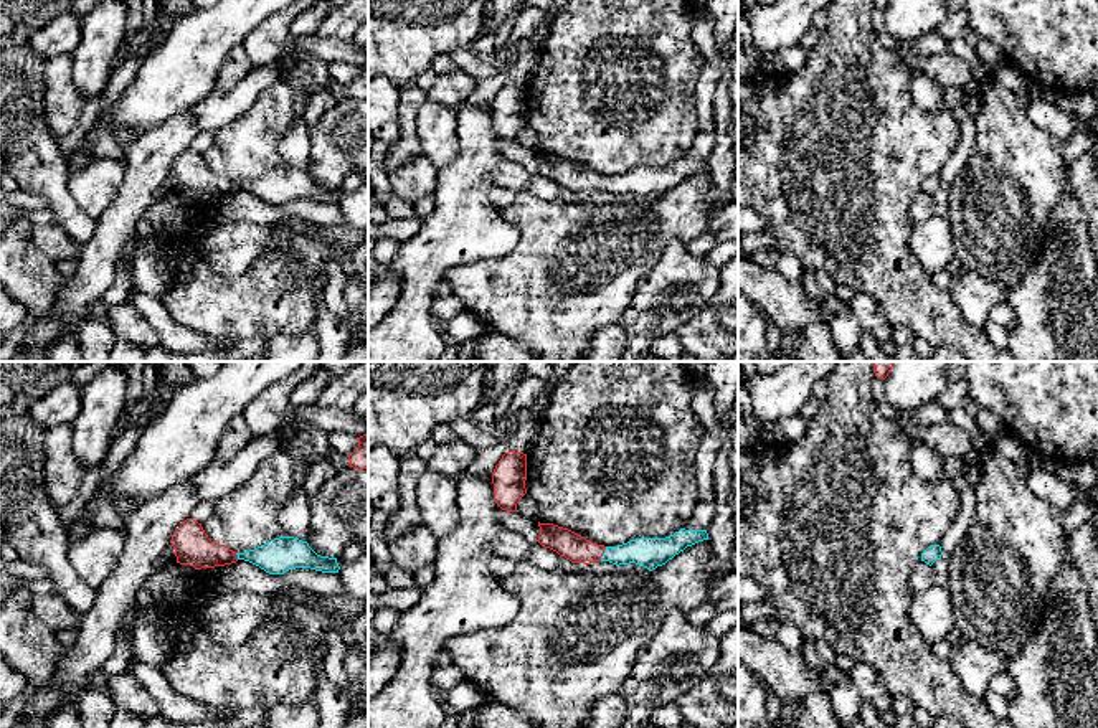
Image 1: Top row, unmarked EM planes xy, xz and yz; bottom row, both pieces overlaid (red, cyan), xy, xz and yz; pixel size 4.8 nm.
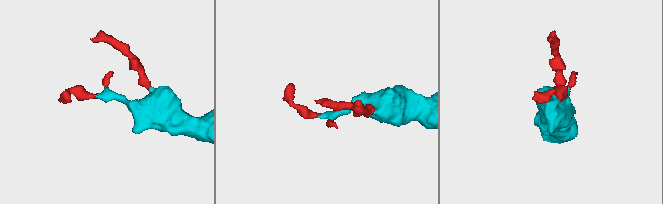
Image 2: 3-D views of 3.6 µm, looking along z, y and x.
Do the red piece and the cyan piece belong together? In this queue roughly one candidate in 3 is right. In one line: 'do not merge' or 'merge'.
merge

